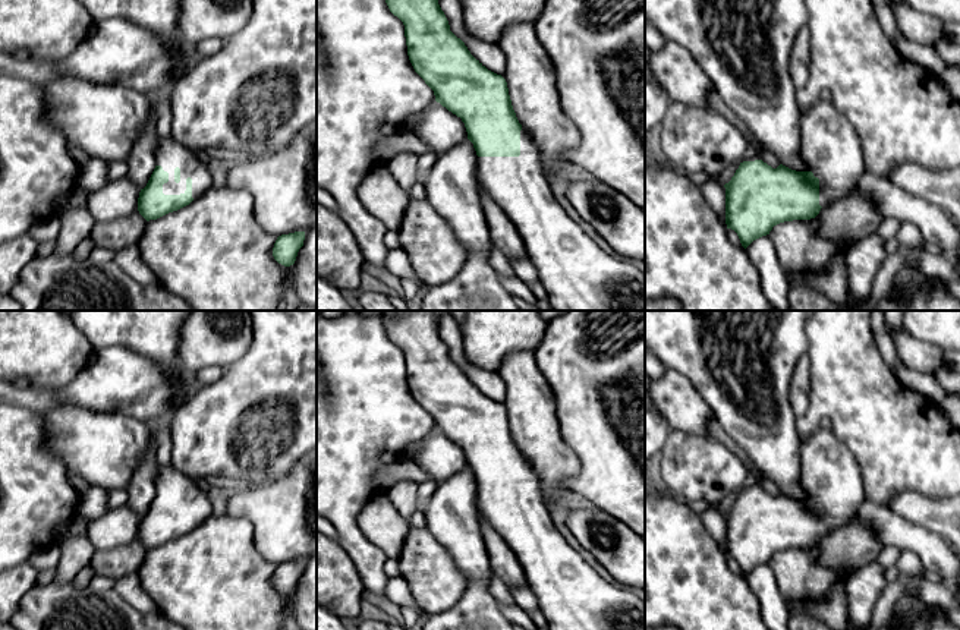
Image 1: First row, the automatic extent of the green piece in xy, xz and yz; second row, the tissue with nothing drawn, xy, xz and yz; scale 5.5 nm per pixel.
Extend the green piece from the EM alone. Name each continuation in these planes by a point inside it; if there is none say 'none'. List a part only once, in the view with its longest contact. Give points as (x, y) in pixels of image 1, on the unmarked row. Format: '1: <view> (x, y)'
1: xy (169, 481)

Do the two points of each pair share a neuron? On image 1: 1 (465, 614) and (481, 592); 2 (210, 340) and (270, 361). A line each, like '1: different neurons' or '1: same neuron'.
1: same neuron
2: different neurons

